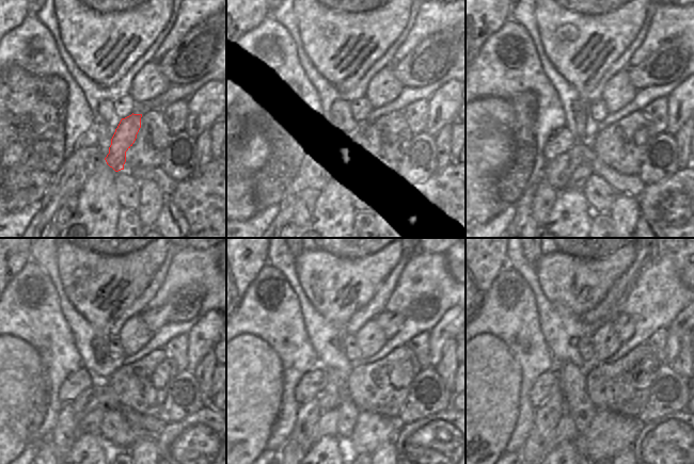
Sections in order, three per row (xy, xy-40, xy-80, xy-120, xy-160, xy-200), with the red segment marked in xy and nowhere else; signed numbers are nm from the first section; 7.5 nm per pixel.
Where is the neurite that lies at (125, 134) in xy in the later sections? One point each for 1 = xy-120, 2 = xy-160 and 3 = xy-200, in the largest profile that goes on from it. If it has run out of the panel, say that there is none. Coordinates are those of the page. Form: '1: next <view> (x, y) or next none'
1: next xy-120 (91, 424)
2: next xy-160 (327, 426)
3: next xy-200 (565, 430)

